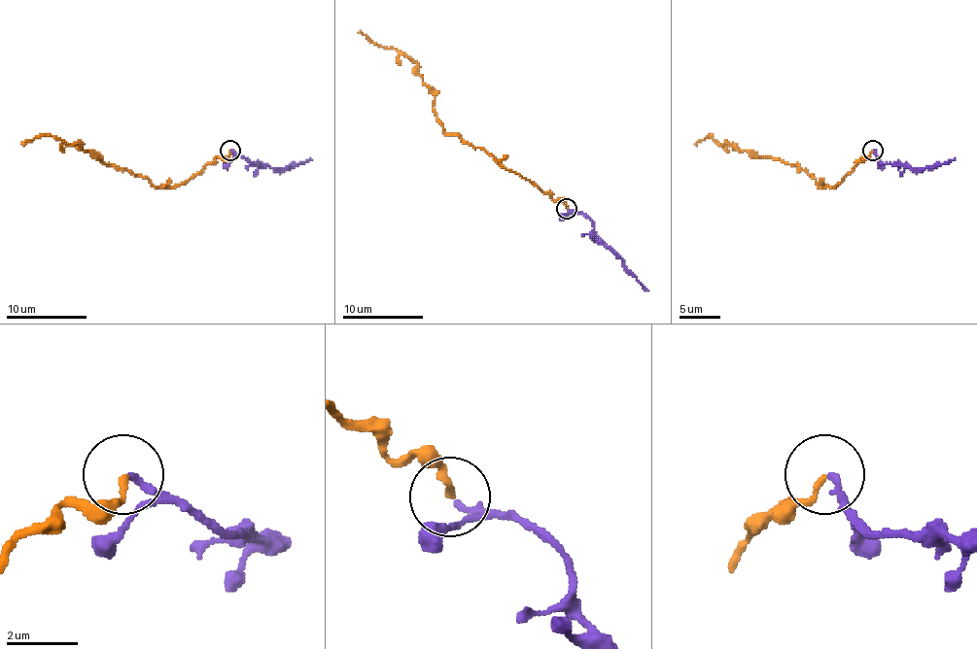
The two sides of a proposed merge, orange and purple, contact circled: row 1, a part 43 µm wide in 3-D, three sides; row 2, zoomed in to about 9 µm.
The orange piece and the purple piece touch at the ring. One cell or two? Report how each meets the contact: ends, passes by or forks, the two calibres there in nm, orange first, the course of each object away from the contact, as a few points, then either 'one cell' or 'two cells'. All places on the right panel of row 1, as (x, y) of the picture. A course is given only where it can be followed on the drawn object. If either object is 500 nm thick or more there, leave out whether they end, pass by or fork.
orange ends | purple ends | 160/170 nm | orange via (872, 150), (835, 186), (819, 186), (795, 164), (756, 157), (745, 150), (718, 144), (709, 136), (696, 144) | purple via (874, 150), (884, 164), (936, 168), (955, 159) | one cell

